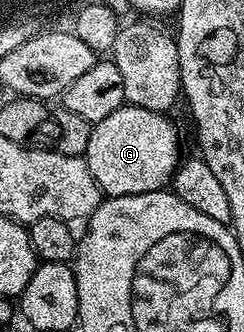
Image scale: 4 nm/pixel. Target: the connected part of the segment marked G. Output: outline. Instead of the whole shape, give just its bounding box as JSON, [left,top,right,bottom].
[84,103,183,198]

